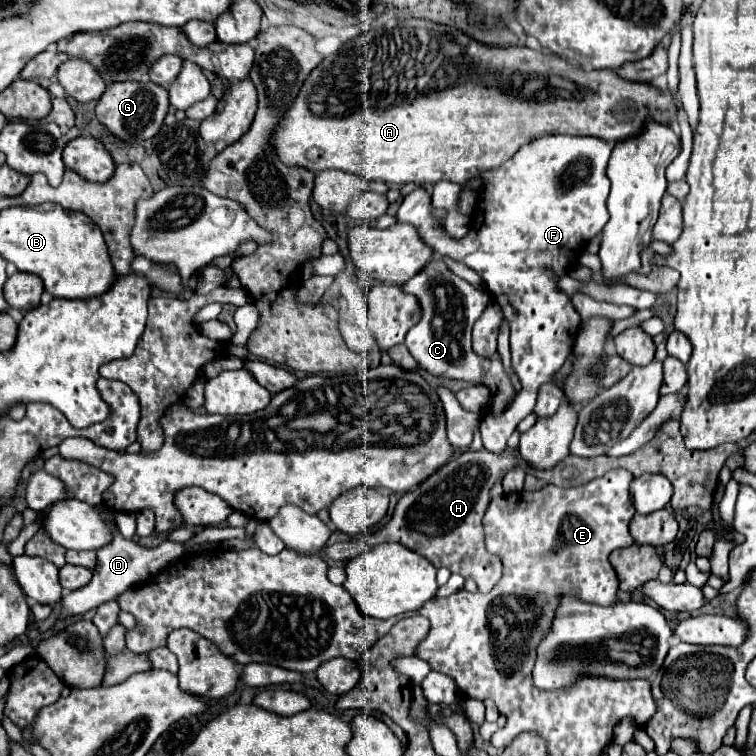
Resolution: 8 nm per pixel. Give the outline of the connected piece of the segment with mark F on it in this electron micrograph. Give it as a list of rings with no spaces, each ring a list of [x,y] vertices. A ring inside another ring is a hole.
[[[546,135],[526,143],[510,161],[480,173],[480,215],[472,217],[470,231],[460,241],[438,233],[424,187],[406,195],[396,213],[398,223],[412,223],[438,257],[448,255],[474,269],[510,323],[512,369],[522,389],[506,413],[484,417],[480,423],[482,443],[494,455],[506,453],[508,437],[534,409],[538,387],[552,383],[572,353],[582,319],[570,297],[558,289],[558,281],[608,221],[606,165],[610,153],[612,145],[598,137]]]

